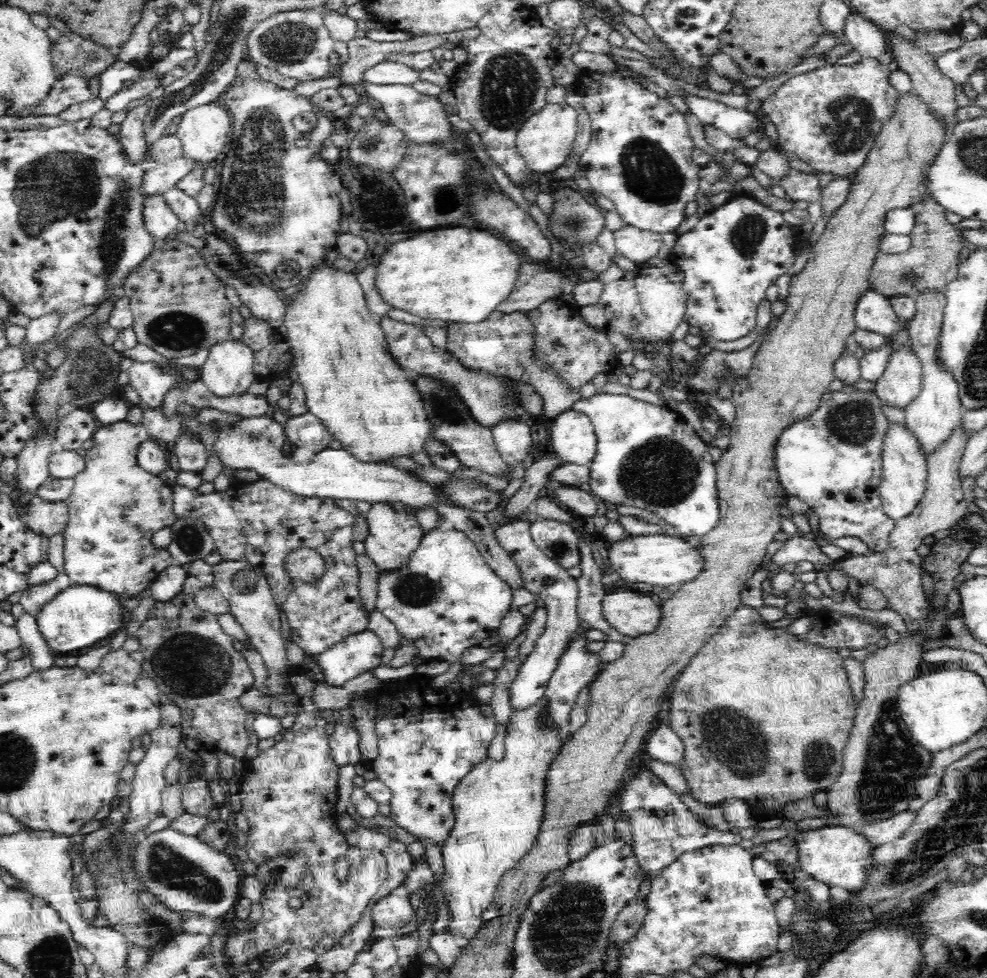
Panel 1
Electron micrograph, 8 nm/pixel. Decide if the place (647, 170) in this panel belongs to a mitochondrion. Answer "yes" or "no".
yes

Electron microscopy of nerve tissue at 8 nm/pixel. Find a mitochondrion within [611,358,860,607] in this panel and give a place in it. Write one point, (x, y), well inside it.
(658, 473)

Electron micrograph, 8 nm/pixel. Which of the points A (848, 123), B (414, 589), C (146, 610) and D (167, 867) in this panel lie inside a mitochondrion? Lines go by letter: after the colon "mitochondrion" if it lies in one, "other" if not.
A: mitochondrion
B: mitochondrion
C: other
D: mitochondrion

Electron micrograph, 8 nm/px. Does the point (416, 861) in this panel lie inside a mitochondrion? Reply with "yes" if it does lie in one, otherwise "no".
no

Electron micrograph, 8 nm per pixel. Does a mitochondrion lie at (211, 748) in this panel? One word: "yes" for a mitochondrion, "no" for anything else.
no

